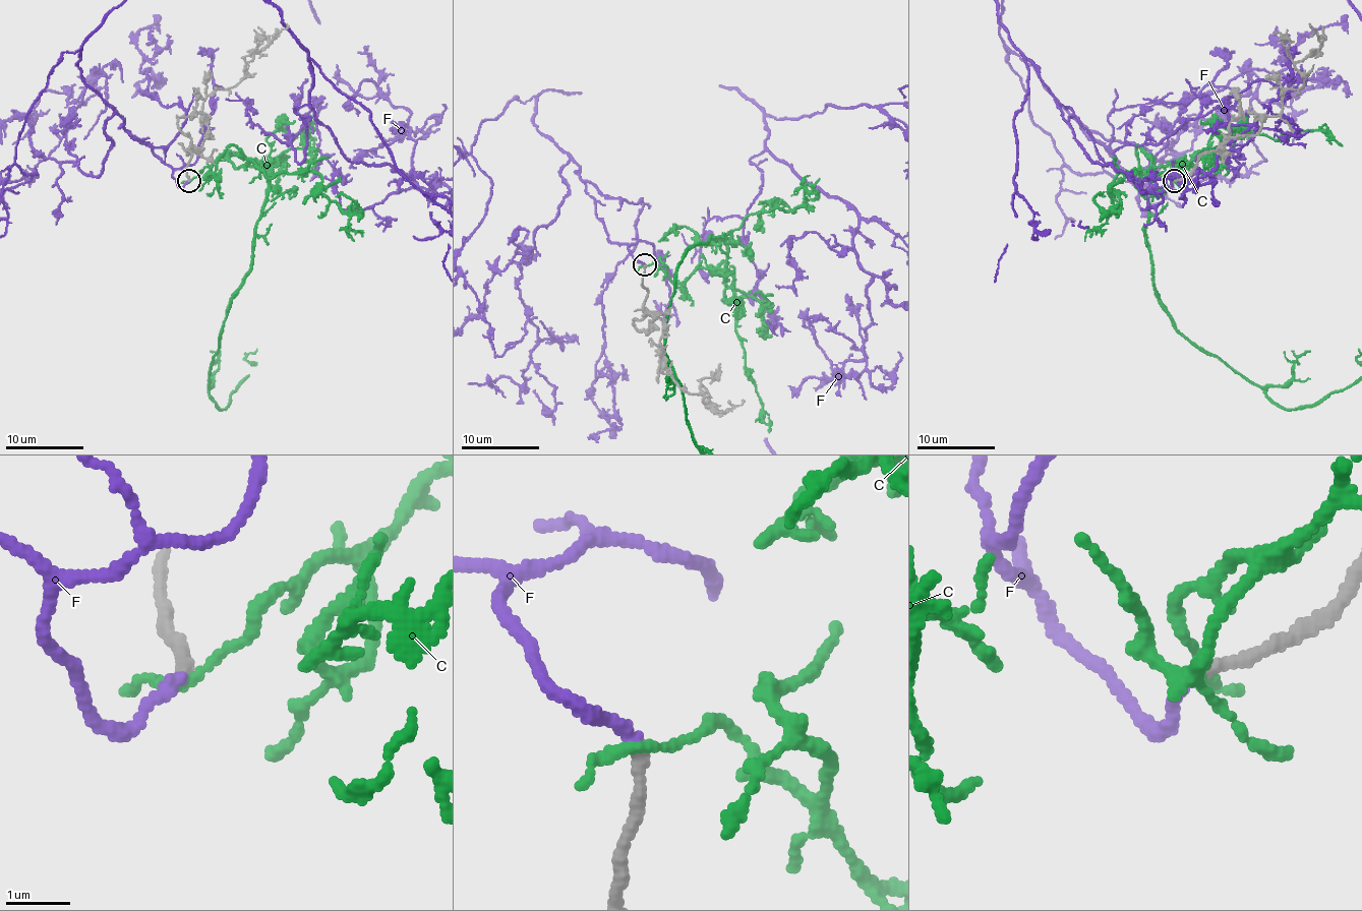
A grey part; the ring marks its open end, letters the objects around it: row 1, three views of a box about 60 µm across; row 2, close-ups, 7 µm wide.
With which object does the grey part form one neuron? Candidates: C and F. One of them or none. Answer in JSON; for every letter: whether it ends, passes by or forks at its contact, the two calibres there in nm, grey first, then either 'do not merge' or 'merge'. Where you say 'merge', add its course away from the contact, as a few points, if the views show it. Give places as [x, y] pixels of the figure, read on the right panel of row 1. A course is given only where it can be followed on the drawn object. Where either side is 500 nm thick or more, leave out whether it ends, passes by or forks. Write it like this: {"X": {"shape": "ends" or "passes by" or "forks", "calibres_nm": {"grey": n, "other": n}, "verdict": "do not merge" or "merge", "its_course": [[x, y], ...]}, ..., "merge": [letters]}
{"C": {"shape": "passes by", "calibres_nm": {"grey": 180, "other": 130}, "verdict": "do not merge"}, "F": {"shape": "ends", "calibres_nm": {"grey": 180, "other": 150}, "verdict": "merge"}, "merge": ["F"]}

